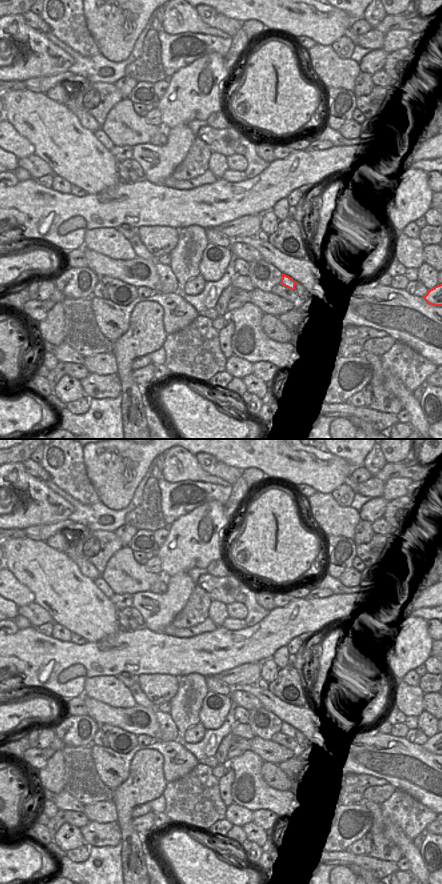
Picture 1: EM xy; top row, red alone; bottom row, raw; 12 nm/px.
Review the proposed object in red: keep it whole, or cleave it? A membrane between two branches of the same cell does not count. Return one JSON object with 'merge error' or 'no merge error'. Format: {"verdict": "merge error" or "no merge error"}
{"verdict": "no merge error"}

